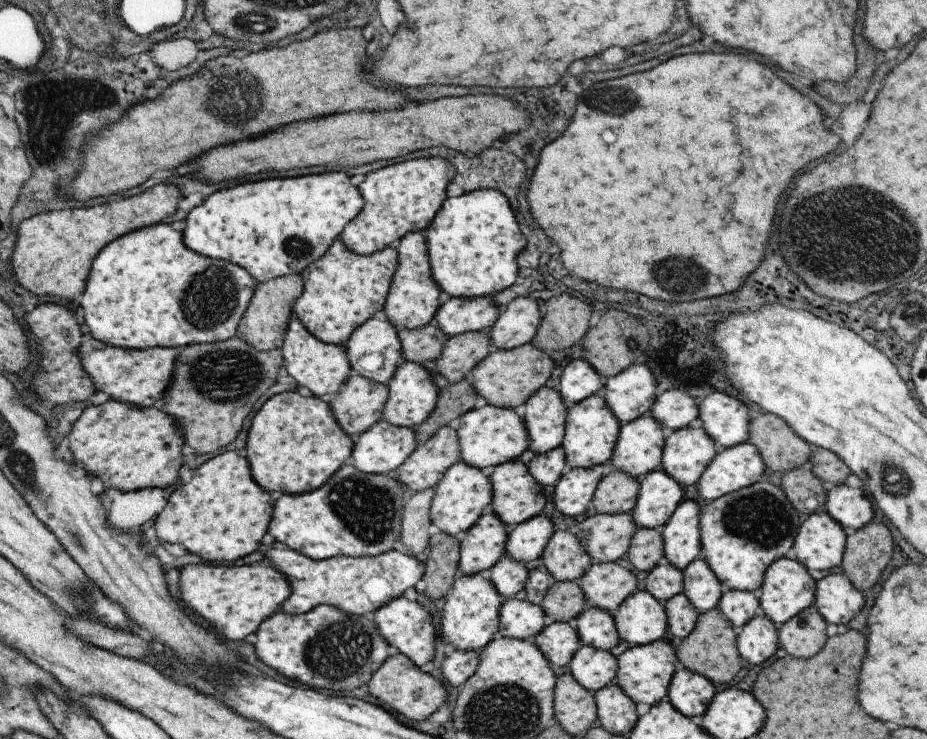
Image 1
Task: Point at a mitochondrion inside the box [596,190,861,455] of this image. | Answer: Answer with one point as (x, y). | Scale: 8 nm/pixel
(679, 276)

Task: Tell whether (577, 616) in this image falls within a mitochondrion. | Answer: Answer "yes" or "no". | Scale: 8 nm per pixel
no

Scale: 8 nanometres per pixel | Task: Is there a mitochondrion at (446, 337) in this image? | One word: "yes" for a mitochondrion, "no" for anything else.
no

